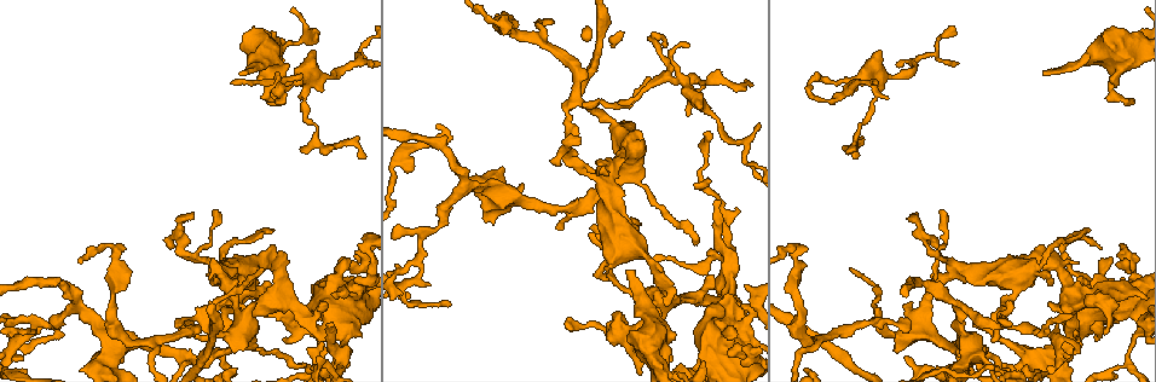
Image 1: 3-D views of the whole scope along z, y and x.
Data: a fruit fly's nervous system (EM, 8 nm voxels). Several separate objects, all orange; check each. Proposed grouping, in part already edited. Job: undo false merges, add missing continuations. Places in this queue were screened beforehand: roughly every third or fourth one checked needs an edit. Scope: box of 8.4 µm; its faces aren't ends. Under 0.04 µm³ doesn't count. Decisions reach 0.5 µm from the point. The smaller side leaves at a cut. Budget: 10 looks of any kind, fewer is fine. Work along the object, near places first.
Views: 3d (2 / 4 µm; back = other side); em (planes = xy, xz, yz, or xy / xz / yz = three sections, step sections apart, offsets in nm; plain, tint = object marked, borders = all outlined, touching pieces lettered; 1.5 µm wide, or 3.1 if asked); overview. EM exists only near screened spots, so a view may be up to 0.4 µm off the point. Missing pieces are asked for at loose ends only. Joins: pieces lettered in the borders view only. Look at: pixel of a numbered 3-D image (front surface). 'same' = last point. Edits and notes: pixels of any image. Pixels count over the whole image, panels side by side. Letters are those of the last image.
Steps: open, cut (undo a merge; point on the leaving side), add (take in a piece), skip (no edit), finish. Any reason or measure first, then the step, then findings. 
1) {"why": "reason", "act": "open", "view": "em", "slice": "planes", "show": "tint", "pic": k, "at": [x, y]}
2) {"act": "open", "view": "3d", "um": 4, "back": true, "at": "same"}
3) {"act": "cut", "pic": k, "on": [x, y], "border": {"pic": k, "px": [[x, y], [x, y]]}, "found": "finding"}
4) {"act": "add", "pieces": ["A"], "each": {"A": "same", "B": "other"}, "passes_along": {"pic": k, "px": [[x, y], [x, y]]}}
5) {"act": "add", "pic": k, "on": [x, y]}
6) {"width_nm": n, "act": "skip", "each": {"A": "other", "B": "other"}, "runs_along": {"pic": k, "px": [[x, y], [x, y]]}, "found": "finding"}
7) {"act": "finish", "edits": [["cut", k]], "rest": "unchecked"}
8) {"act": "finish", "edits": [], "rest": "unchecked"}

{"why": "calibre changes", "act": "open", "view": "em", "slice": "planes", "show": "borders", "pic": 1, "at": [893, 337]}

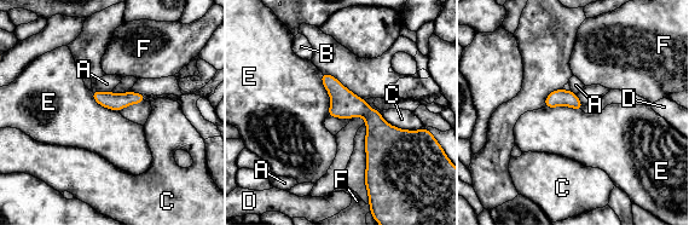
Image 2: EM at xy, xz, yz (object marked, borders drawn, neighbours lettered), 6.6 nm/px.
{"width_nm": 110, "act": "skip", "each": {"A": "other", "B": "other", "C": "other", "D": "other", "E": "other", "F": "other"}, "border": {"pic": 2, "px": [[319, 73], [330, 99], [328, 115]]}, "found": "all the same cell"}

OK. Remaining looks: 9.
{"why": "free end", "act": "open", "view": "em", "slice": "planes", "show": "plain", "pic": 1, "at": [1048, 284]}

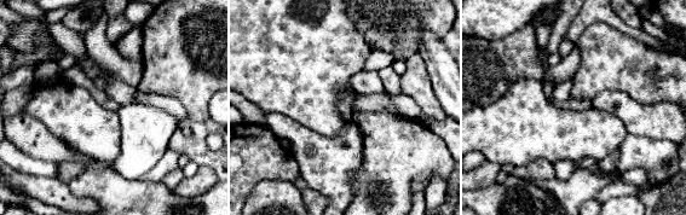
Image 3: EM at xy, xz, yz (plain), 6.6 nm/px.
{"act": "open", "view": "em", "slice": "planes", "show": "borders", "at": "same"}

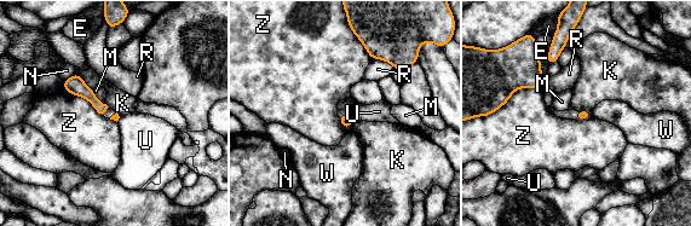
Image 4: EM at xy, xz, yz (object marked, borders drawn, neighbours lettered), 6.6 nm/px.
{"act": "skip", "each": {"E": "other", "K": "other", "M": "other", "N": "other", "R": "other", "U": "other", "W": "other", "Z": "other"}, "border": {"pic": 4, "px": [[541, 90], [518, 88], [494, 112]]}, "found": "none of them fits"}

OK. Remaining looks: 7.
{"why": "thin end", "act": "open", "view": "em", "slice": "planes", "show": "plain", "pic": 1, "at": [1075, 334]}

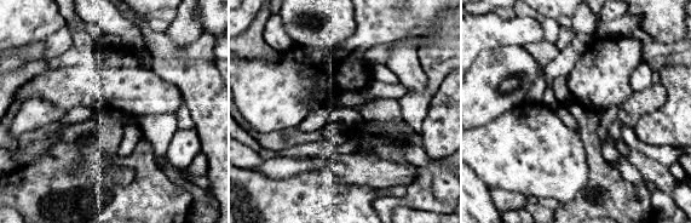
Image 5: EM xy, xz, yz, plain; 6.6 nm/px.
{"act": "open", "view": "em", "slice": "planes", "show": "tint", "at": "same"}

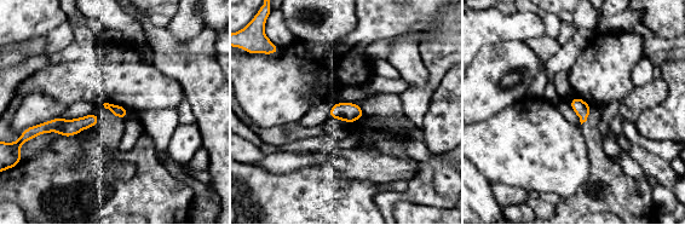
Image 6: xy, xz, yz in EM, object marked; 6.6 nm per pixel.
{"act": "open", "view": "em", "slice": "planes", "show": "borders", "at": "same"}

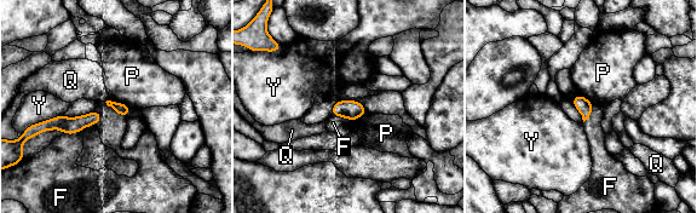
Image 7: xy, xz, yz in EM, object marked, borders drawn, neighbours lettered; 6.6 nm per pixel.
{"longest_contact_nm": ["Y", 220], "act": "skip", "each": {"F": "other", "P": "other", "Q": "other", "Y": "other"}, "border": {"pic": 7, "px": [[109, 99], [131, 108]]}, "found": "none of them fits"}

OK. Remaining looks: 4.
{"why": "thin end", "act": "open", "view": "3d", "um": 2, "pic": 1, "at": [241, 74]}

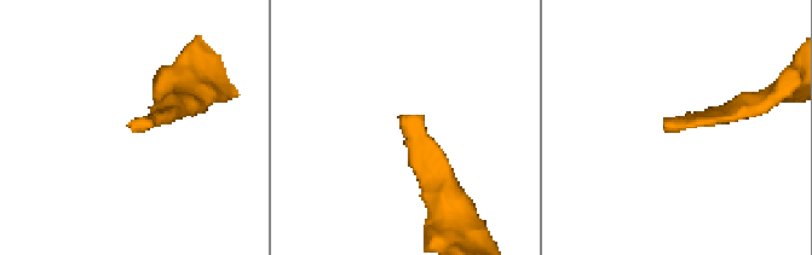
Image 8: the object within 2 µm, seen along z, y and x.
{"act": "open", "view": "em", "slice": "planes", "show": "borders", "pic": 8, "at": [407, 115]}

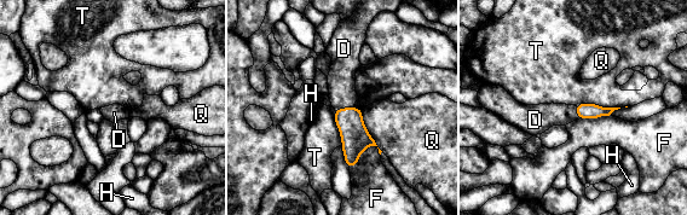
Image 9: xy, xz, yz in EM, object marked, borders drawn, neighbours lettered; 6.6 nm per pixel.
{"width_nm": 110, "act": "add", "pieces": ["D"], "each": {"D": "same", "F": "other", "H": "other", "Q": "other", "T": "other"}, "passes_along": {"pic": 9, "px": [[354, 138], [346, 108], [341, 79]]}, "found": "it goes on there"}

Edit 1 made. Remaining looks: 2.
{"act": "finish", "edits": [["add", 9]], "rest": "unchecked"}

